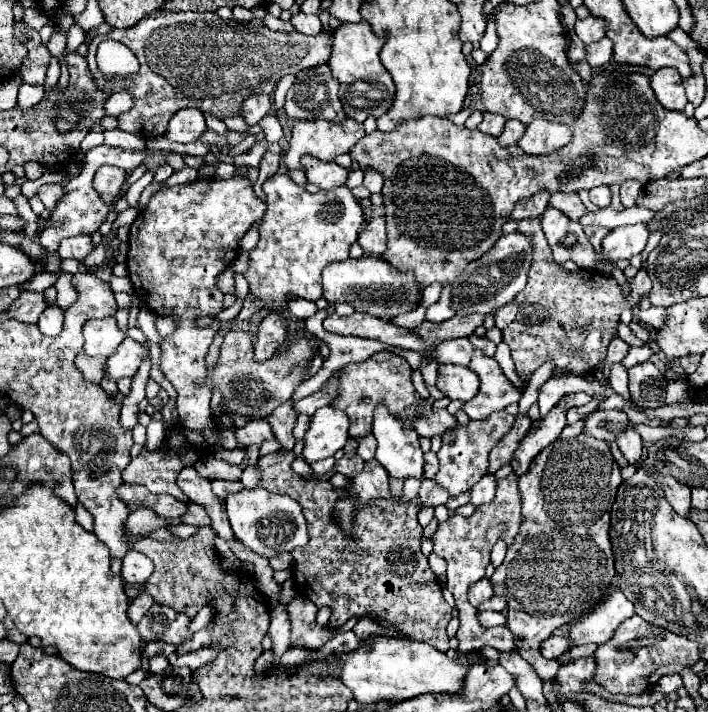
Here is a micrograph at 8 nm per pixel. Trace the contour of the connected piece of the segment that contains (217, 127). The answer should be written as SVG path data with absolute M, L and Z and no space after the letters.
M204 112L204 118L206 118L206 126L208 128L212 128L214 132L218 132L218 134L222 134L222 136L226 136L226 124L218 118L218 116L214 116L214 114L208 114L208 112Z

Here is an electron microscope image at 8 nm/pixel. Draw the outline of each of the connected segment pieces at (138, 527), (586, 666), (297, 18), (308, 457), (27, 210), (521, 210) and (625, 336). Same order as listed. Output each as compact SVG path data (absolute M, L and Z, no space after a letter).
M138 508L138 510L134 510L128 516L128 520L126 520L126 532L132 534L132 536L142 536L142 534L152 532L156 528L164 528L166 524L180 524L180 518L178 520L164 520L164 518L156 516L148 508Z
M586 656L586 658L578 658L574 660L572 664L566 664L566 666L560 666L558 670L558 676L556 680L560 682L560 694L558 696L564 696L568 692L588 692L582 682L584 680L592 680L592 674L594 674L594 658L592 656Z
M298 12L290 18L290 24L294 26L294 30L302 32L302 34L308 34L308 36L316 36L320 34L322 30L322 22L318 16L308 16L304 12Z
M330 406L314 412L310 428L304 436L304 454L302 458L312 464L322 458L334 456L336 450L344 448L348 442L348 426L350 420L346 412L338 412Z
M20 194L13 199L13 202L17 208L18 215L26 221L26 234L33 239L38 231L38 216L34 214L29 204L29 199Z
M542 190L538 192L536 196L530 196L526 200L520 200L516 206L514 206L514 212L510 214L510 220L524 220L524 218L540 218L542 212L546 210L548 206L548 200L550 200L550 192L548 190Z
M618 322L618 336L624 340L624 342L628 342L630 346L641 347L644 346L644 342L640 342L634 334L632 334L632 330L624 324L624 322Z

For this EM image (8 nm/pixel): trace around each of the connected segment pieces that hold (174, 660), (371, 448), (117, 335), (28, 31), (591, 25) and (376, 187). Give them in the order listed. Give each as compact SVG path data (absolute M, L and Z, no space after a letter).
M216 646L214 648L200 648L200 650L192 650L192 652L186 652L182 656L178 654L170 654L168 656L168 662L172 666L188 666L190 670L194 668L200 668L202 664L206 664L210 658L216 658Z
M372 434L358 438L357 454L365 461L375 458L377 442Z
M114 316L102 320L88 320L84 324L82 334L84 334L84 352L88 356L112 356L112 352L126 338L126 334L120 332Z
M18 20L14 22L14 38L18 38L18 42L24 42L24 46L28 48L28 56L18 70L18 76L26 84L44 84L46 68L50 64L50 52L42 42L38 30L30 28L24 20Z
M588 16L584 20L576 20L576 36L584 42L584 44L592 44L598 42L606 36L606 22L602 22L596 16Z
M366 170L364 172L364 186L372 194L380 194L380 190L382 190L382 176L378 176L374 170Z

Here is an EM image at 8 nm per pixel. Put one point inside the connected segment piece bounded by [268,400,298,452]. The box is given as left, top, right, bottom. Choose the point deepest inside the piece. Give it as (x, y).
(282, 421)

